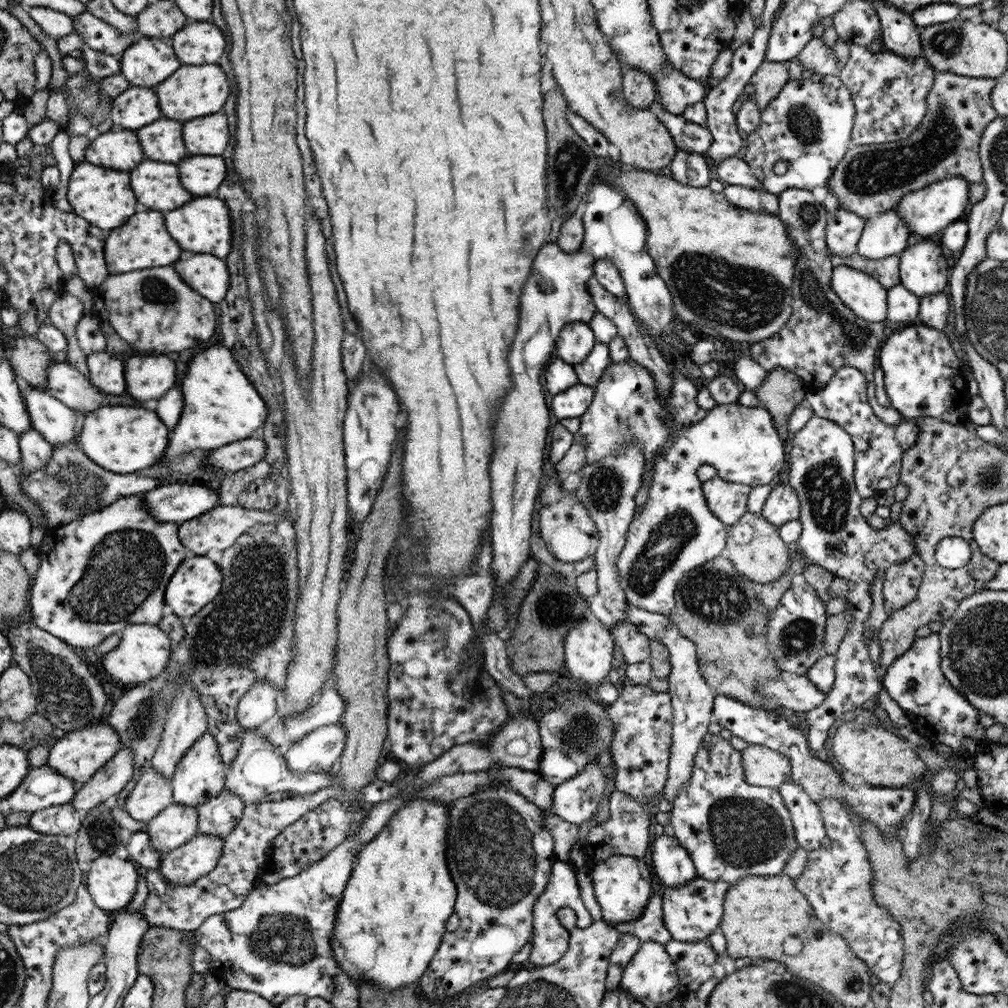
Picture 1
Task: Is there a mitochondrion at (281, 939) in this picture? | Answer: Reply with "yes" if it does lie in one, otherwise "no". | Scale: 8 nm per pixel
yes

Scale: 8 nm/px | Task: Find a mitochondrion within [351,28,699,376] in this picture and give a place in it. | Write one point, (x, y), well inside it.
(570, 161)

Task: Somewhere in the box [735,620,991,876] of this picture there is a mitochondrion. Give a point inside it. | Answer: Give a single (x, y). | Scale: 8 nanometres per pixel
(947, 846)

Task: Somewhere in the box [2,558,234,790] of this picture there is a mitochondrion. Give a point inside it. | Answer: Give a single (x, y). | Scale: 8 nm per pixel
(63, 694)

